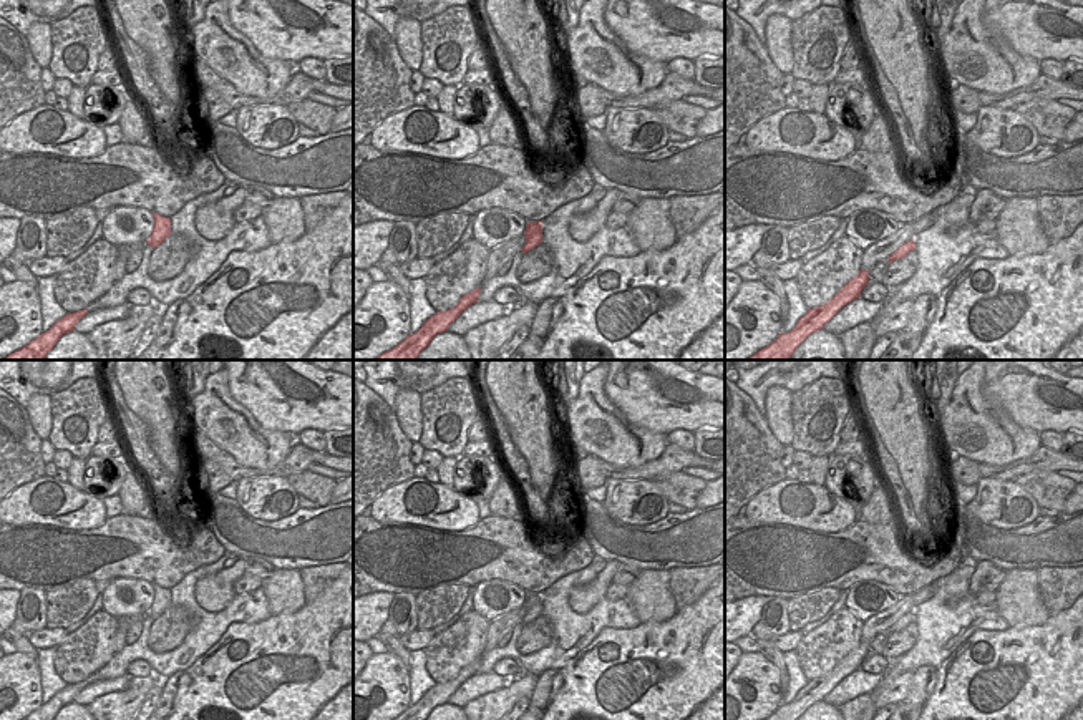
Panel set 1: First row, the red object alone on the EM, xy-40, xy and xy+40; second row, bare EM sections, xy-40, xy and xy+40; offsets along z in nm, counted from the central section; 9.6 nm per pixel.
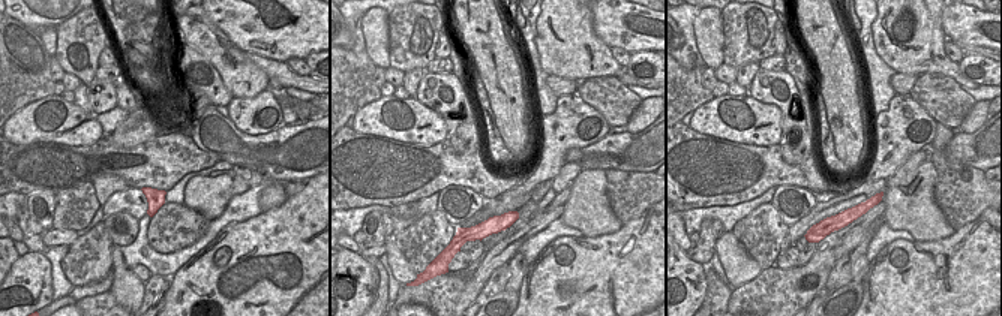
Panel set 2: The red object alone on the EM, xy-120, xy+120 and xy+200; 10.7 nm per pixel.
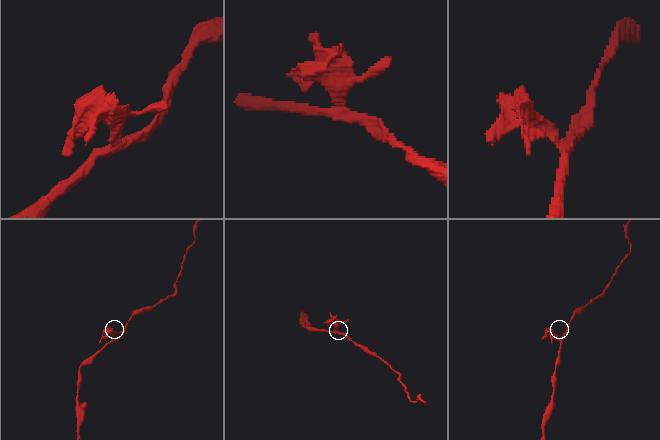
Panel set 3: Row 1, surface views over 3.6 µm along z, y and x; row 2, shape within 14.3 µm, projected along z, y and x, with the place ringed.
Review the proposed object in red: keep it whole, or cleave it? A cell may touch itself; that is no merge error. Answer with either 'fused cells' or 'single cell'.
fused cells

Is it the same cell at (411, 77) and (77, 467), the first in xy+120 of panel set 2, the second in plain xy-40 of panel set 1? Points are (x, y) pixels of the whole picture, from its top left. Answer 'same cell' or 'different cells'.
same cell

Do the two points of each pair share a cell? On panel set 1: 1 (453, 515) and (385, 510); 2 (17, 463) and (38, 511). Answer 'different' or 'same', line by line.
1: same
2: different

